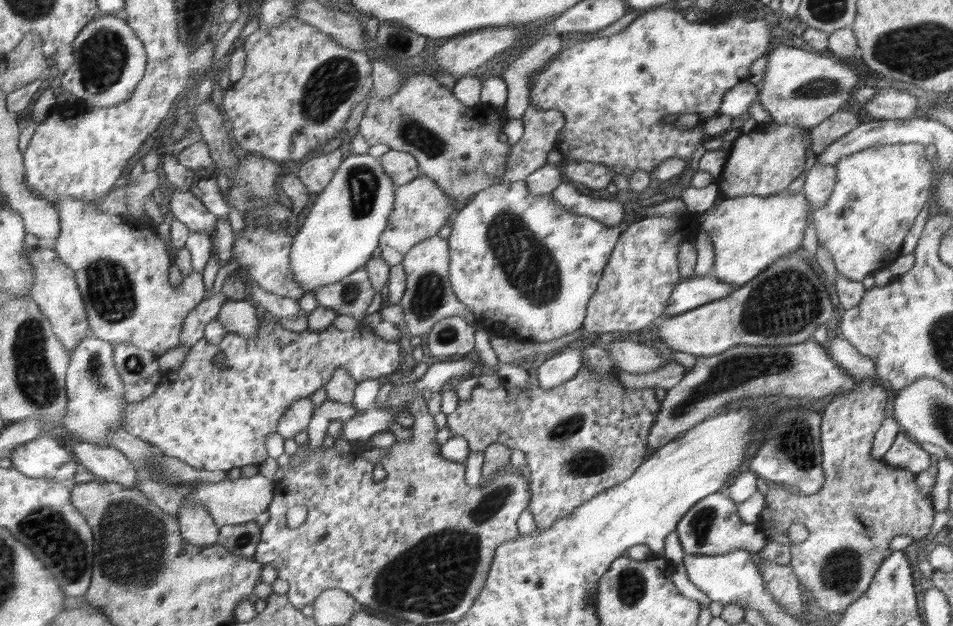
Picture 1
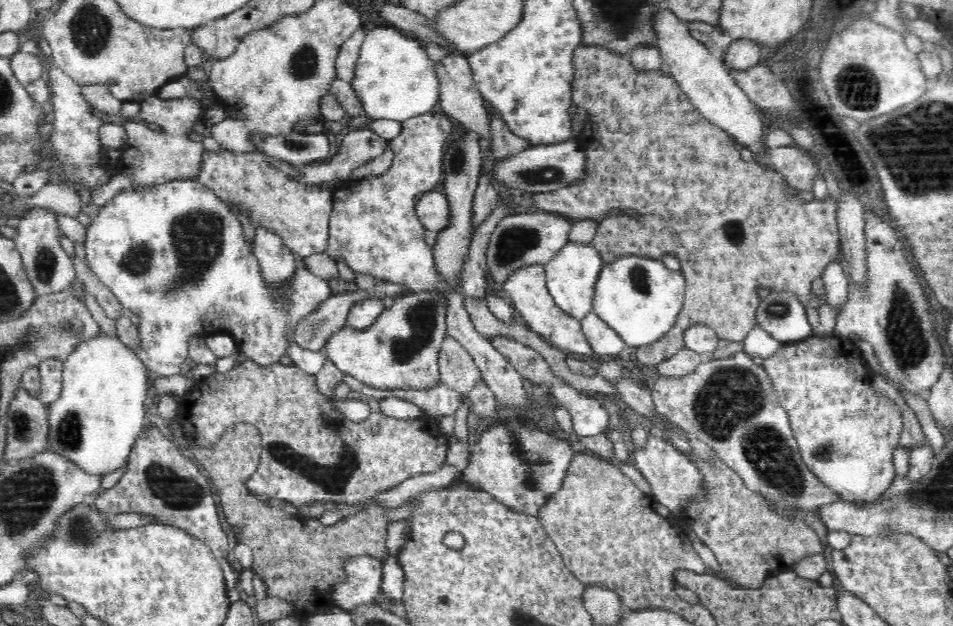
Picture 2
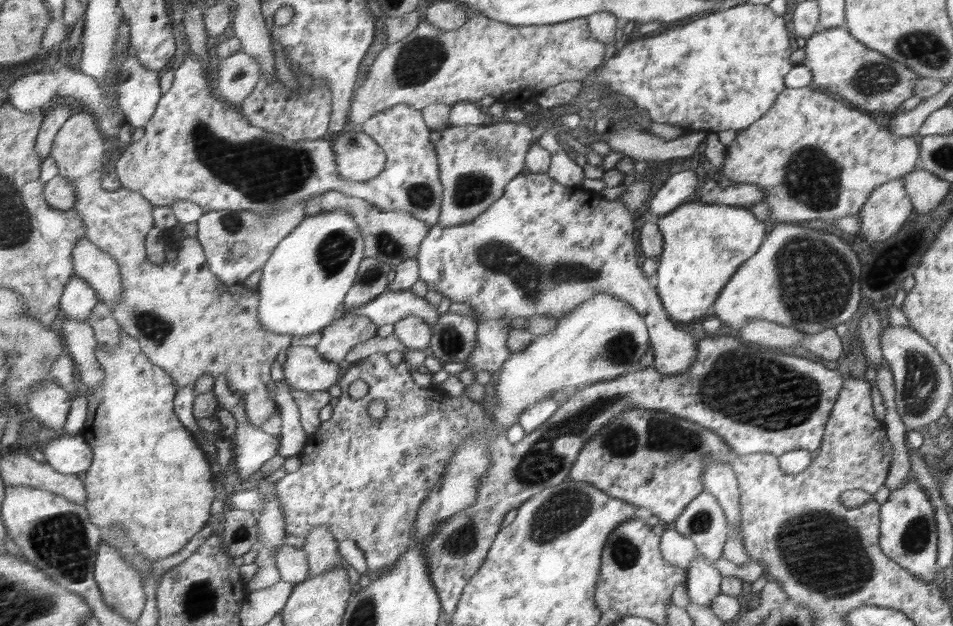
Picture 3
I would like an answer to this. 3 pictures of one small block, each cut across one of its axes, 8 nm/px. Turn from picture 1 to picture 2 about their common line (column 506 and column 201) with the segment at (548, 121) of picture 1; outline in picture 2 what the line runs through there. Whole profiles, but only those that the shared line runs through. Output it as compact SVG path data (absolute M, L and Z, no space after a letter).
M206 151L201 172L197 179L212 189L228 206L231 212L245 216L254 230L264 226L275 232L293 253L307 257L316 253L328 252L329 216L332 210L333 191L316 185L305 185L296 180L288 180L288 175L270 166L266 154L246 152L238 154L228 151Z

